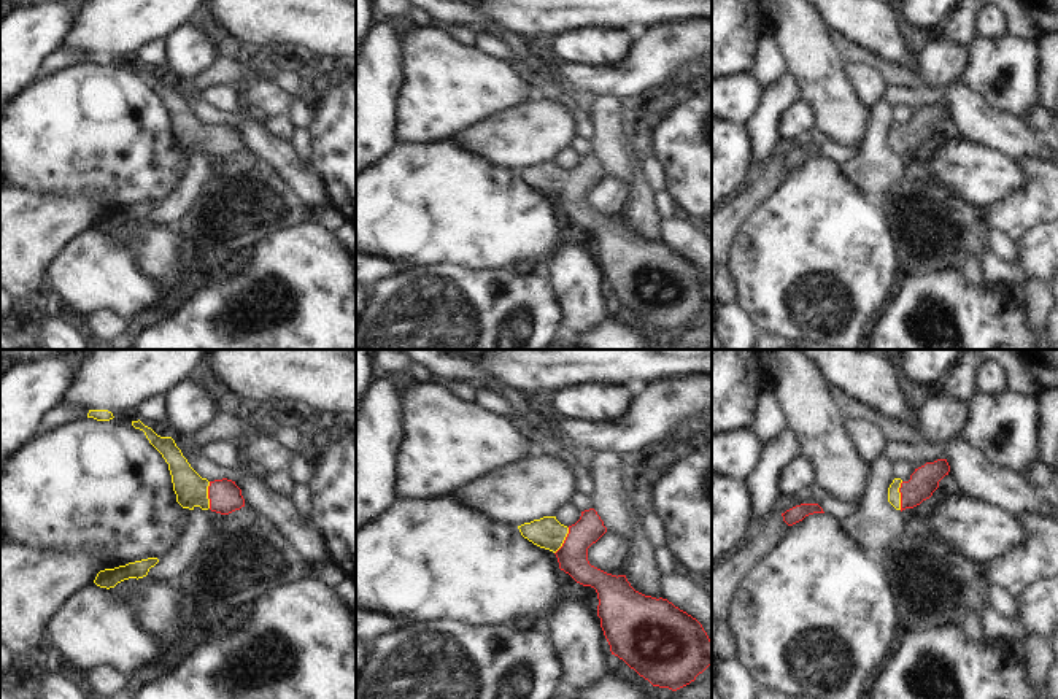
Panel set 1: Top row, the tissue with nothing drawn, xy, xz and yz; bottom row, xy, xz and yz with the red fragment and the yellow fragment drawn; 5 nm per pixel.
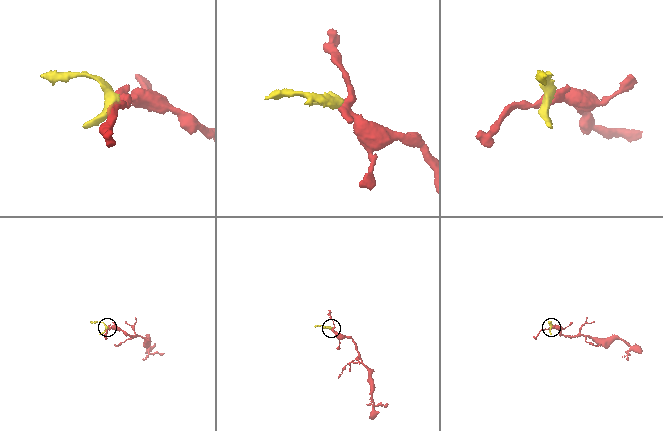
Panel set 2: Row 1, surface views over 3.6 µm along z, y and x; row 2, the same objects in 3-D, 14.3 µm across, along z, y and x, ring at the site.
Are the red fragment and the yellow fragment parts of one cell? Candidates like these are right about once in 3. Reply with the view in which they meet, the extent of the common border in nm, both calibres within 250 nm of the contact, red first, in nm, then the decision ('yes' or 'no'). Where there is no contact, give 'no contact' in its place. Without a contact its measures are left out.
yz | 140 nm | 150/60 nm | yes

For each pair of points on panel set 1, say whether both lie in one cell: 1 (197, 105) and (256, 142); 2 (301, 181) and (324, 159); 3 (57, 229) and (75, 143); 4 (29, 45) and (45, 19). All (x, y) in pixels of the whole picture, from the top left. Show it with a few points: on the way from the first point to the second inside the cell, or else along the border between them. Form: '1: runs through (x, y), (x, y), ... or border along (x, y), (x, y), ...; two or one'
1: runs through (213, 116), (237, 119), (243, 126); one
2: border along (312, 162), (324, 180), (332, 199); two
3: border along (27, 188), (37, 193), (86, 196), (100, 205); two
4: runs through (30, 38), (43, 26); one

